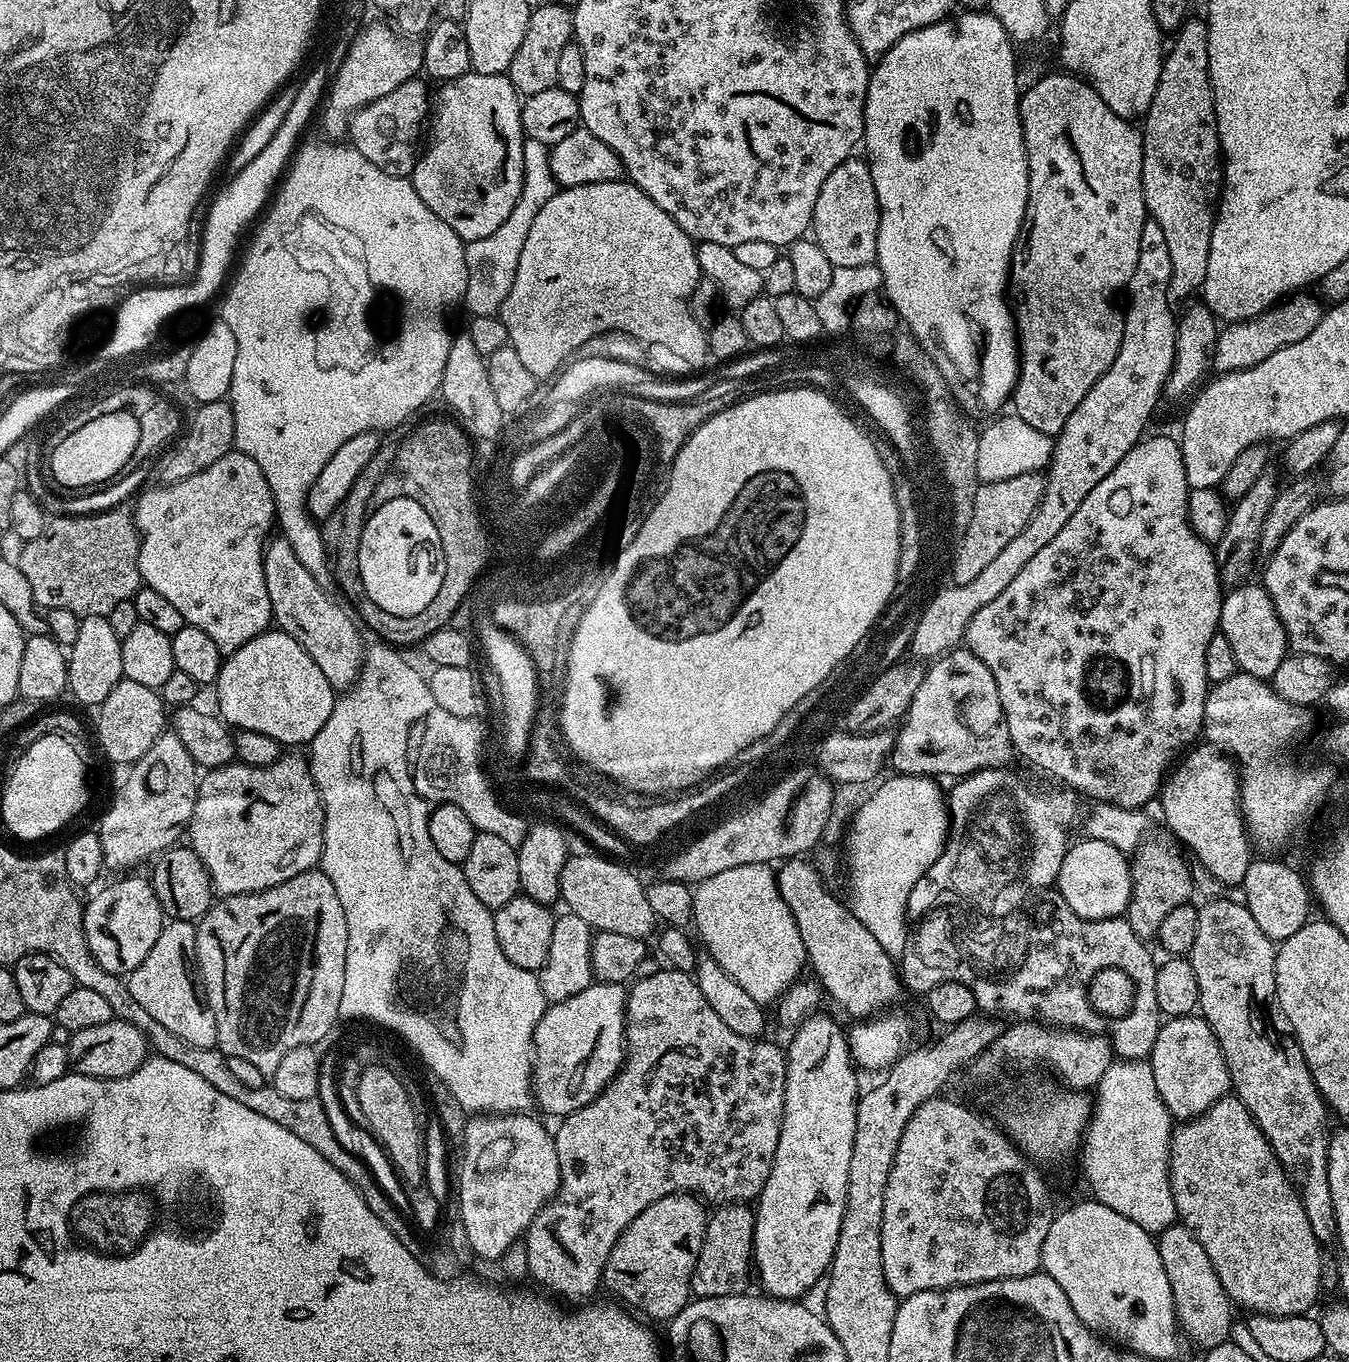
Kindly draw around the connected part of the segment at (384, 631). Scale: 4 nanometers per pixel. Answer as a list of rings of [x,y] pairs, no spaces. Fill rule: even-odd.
[[[334,552],[332,555],[332,576],[333,578],[335,576],[337,586],[354,606],[357,619],[362,624],[364,622],[363,627],[374,632],[379,641],[395,648],[422,644],[434,631],[447,627],[453,621],[451,620],[453,616],[461,611],[461,608],[456,605],[456,600],[440,600],[440,604],[430,604],[421,613],[410,617],[387,613],[366,594],[365,583],[362,582],[361,571],[358,570],[358,558],[344,556],[344,552]]]

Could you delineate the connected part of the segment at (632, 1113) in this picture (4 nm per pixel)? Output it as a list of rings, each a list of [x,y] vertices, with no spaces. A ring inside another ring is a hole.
[[[664,966],[650,978],[636,980],[627,989],[627,994],[624,1062],[613,1080],[605,1086],[604,1092],[598,1094],[598,1098],[594,1098],[594,1102],[574,1110],[569,1116],[559,1121],[560,1129],[555,1129],[554,1135],[560,1167],[560,1190],[532,1219],[528,1231],[522,1237],[526,1244],[529,1277],[532,1280],[536,1279],[541,1284],[537,1284],[541,1289],[547,1290],[561,1301],[584,1302],[595,1297],[592,1295],[595,1294],[596,1287],[598,1289],[601,1287],[604,1267],[610,1250],[614,1250],[614,1242],[618,1242],[626,1226],[630,1226],[630,1222],[634,1222],[634,1218],[638,1218],[638,1214],[642,1214],[642,1210],[646,1210],[650,1202],[658,1202],[658,1198],[666,1198],[675,1192],[693,1193],[705,1201],[713,1200],[713,1205],[716,1206],[755,1201],[766,1186],[766,1178],[770,1178],[774,1150],[778,1150],[778,1134],[782,1134],[782,1118],[786,1102],[787,1059],[772,1060],[776,1052],[770,1045],[760,1044],[764,1042],[757,1042],[751,1036],[734,1034],[734,1030],[730,1030],[730,1026],[726,1026],[726,1022],[718,1018],[718,1010],[714,1010],[714,1006],[706,1002],[702,990],[698,990],[695,975],[679,972],[677,968],[671,966]]]

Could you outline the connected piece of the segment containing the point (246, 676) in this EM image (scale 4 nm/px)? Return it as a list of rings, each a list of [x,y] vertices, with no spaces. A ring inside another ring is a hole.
[[[279,630],[250,638],[246,646],[226,657],[220,665],[214,691],[224,724],[241,732],[267,734],[282,746],[311,745],[318,730],[326,726],[338,695],[337,689],[326,682],[326,674],[322,674],[318,662],[290,634]]]

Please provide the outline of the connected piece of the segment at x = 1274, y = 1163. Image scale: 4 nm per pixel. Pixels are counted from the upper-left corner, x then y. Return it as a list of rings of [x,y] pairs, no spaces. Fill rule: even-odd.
[[[1234,1094],[1222,1097],[1202,1116],[1185,1120],[1169,1142],[1169,1184],[1179,1223],[1192,1231],[1214,1266],[1233,1305],[1261,1316],[1303,1316],[1321,1295],[1319,1266],[1322,1245],[1310,1230],[1300,1193],[1278,1162],[1256,1120]]]

